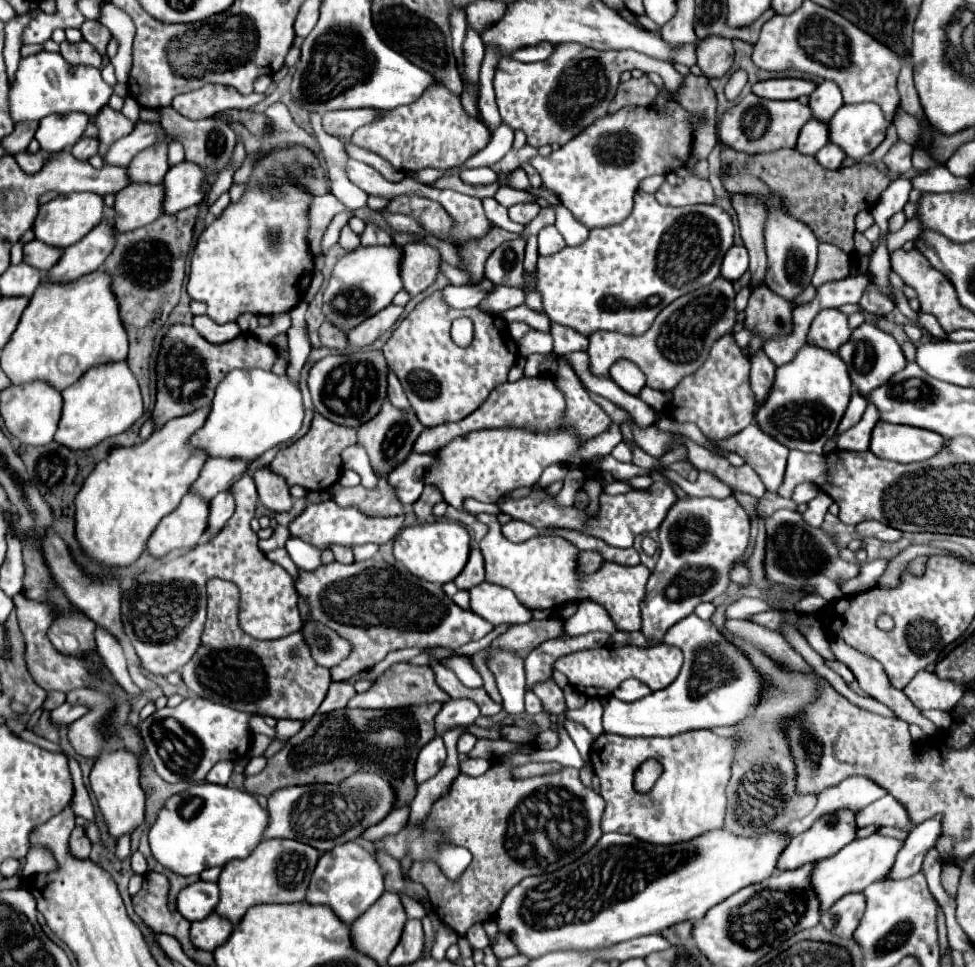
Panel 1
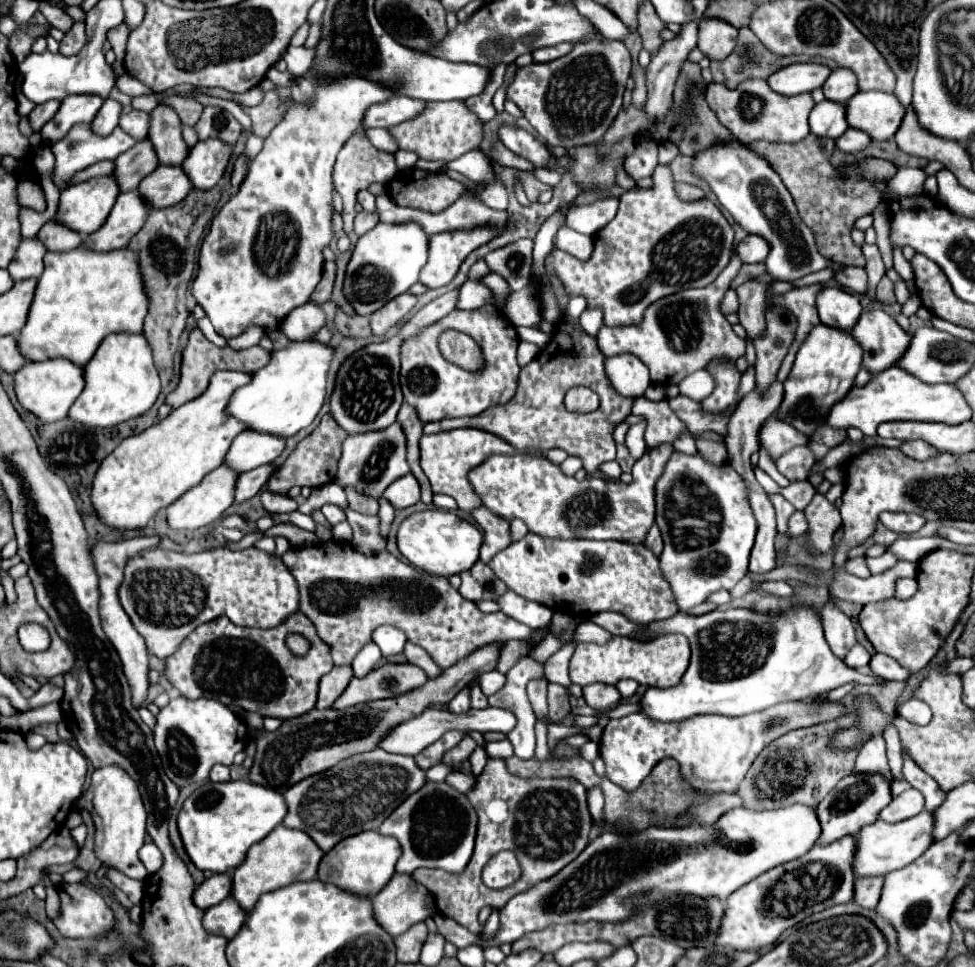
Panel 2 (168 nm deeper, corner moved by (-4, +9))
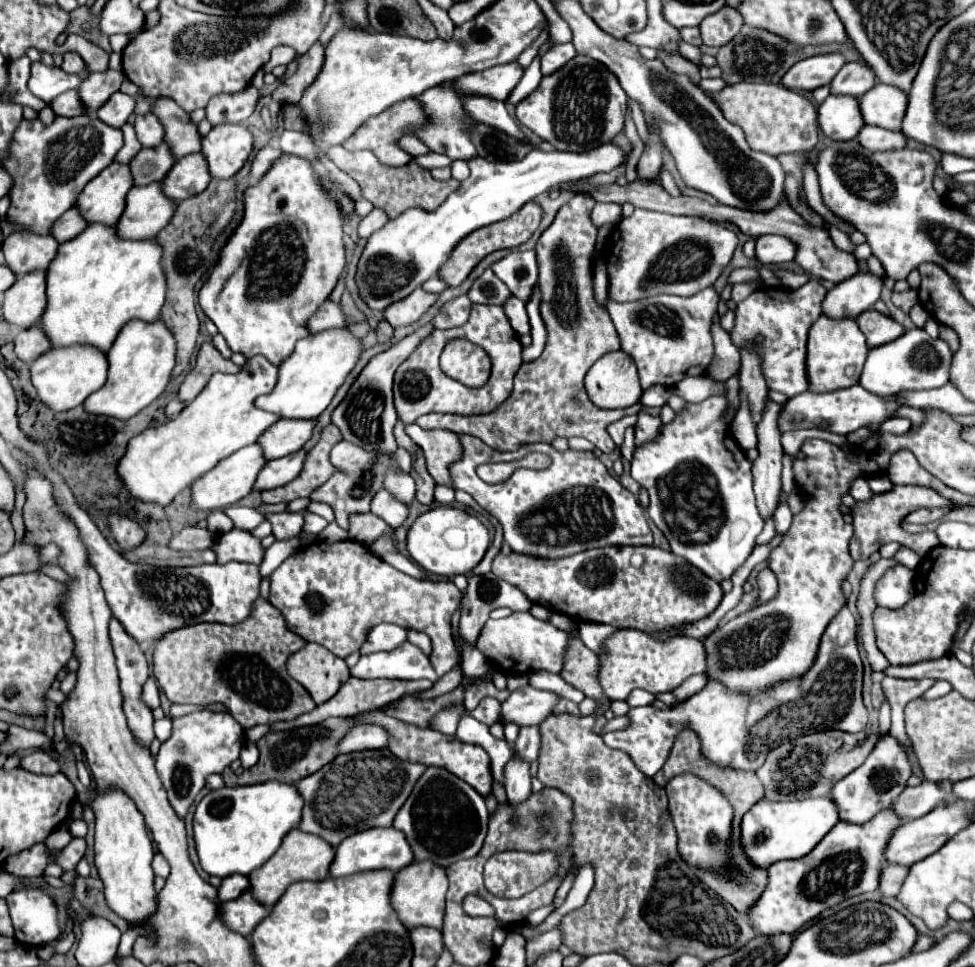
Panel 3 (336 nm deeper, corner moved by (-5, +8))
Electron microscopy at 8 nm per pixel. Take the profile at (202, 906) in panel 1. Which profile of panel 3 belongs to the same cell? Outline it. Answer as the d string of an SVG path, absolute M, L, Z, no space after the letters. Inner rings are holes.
M232 874L228 878L222 880L222 884L218 886L218 900L220 902L228 902L228 900L234 900L238 898L242 892L246 892L250 886L248 882L248 876L242 876L242 874Z

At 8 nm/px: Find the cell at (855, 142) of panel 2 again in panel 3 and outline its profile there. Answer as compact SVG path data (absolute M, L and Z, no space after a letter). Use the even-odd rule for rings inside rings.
M862 126L860 134L856 136L856 140L868 148L868 150L896 150L896 148L904 148L906 146L906 136L902 132L890 132L890 130L882 130L878 126Z

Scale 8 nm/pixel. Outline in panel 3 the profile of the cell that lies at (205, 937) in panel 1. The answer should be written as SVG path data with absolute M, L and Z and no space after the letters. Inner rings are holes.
M248 890L242 892L236 900L220 904L220 910L224 926L246 938L252 934L256 924L268 916L268 908L258 904Z

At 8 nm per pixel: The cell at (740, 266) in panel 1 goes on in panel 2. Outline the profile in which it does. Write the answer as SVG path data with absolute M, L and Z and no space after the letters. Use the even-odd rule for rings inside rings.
M747 235L739 245L737 253L743 263L763 263L769 255L769 243L759 235Z

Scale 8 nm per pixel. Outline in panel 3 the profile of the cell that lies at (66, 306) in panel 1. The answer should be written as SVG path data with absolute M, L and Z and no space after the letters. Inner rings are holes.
M90 224L78 238L60 244L56 258L50 262L46 270L46 296L48 304L40 318L40 330L50 340L52 348L62 346L94 346L102 352L106 352L120 328L138 318L144 322L158 320L160 308L164 304L166 294L166 278L162 274L158 258L162 256L162 248L150 240L120 240L114 232L114 228Z

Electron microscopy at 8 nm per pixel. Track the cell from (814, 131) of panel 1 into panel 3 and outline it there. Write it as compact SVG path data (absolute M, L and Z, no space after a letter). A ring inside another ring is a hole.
M828 96L818 106L818 124L822 132L838 142L856 138L862 128L862 114L858 114L858 100L850 96Z

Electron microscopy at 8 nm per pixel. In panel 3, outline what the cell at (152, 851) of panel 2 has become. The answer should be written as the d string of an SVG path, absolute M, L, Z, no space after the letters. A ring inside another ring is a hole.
M156 852L156 854L154 854L152 870L154 870L154 874L156 874L156 876L162 876L162 878L166 878L166 876L168 876L168 862L164 860L164 856L162 856L160 852Z

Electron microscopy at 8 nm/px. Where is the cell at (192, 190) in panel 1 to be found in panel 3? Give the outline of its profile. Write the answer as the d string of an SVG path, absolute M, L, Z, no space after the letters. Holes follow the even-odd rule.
M216 126L202 138L202 154L208 162L210 176L218 180L232 178L246 162L248 154L252 152L252 134L244 126Z

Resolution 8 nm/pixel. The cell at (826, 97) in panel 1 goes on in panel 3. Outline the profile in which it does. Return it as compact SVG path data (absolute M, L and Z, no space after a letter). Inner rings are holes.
M848 62L830 82L830 94L848 94L860 98L876 84L876 76L860 62Z

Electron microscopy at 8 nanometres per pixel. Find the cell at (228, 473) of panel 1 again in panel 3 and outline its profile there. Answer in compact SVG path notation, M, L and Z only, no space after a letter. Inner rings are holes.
M278 420L274 422L256 444L262 448L266 460L288 456L302 448L302 444L310 438L314 422L304 420Z

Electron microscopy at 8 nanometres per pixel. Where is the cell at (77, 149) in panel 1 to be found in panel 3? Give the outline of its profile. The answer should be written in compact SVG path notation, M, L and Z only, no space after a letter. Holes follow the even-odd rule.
M116 92L116 94L110 96L110 100L96 112L96 116L98 116L104 124L108 124L108 126L112 126L112 128L120 128L120 126L128 120L128 116L132 114L134 106L136 106L136 100L134 100L132 96L122 94L122 92Z

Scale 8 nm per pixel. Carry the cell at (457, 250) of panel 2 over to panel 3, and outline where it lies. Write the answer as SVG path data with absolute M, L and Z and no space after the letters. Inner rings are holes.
M528 202L526 206L522 206L522 210L518 210L518 214L512 214L510 218L502 220L502 222L496 222L496 224L490 224L490 226L482 226L474 232L468 234L468 238L462 238L462 242L458 242L454 246L454 250L450 252L450 258L446 260L446 266L442 266L438 270L438 278L444 280L448 286L458 286L460 282L466 280L466 276L470 274L470 270L490 252L494 250L500 250L500 248L514 248L514 246L520 246L524 244L532 234L534 230L538 228L540 224L540 218L542 218L542 210L536 202Z

